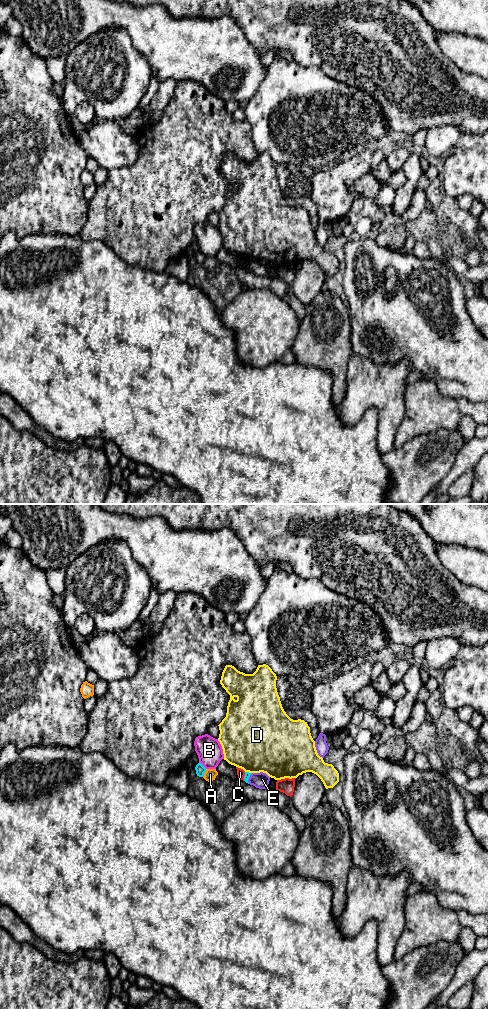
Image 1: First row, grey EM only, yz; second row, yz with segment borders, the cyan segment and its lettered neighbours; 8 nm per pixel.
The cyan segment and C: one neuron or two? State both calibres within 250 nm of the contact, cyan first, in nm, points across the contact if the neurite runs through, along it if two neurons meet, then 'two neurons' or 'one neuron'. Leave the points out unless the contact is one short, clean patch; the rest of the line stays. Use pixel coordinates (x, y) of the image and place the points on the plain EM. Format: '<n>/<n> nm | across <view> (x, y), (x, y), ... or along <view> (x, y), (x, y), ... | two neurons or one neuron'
50/60 nm | along yz (245, 260), (243, 268) | two neurons

